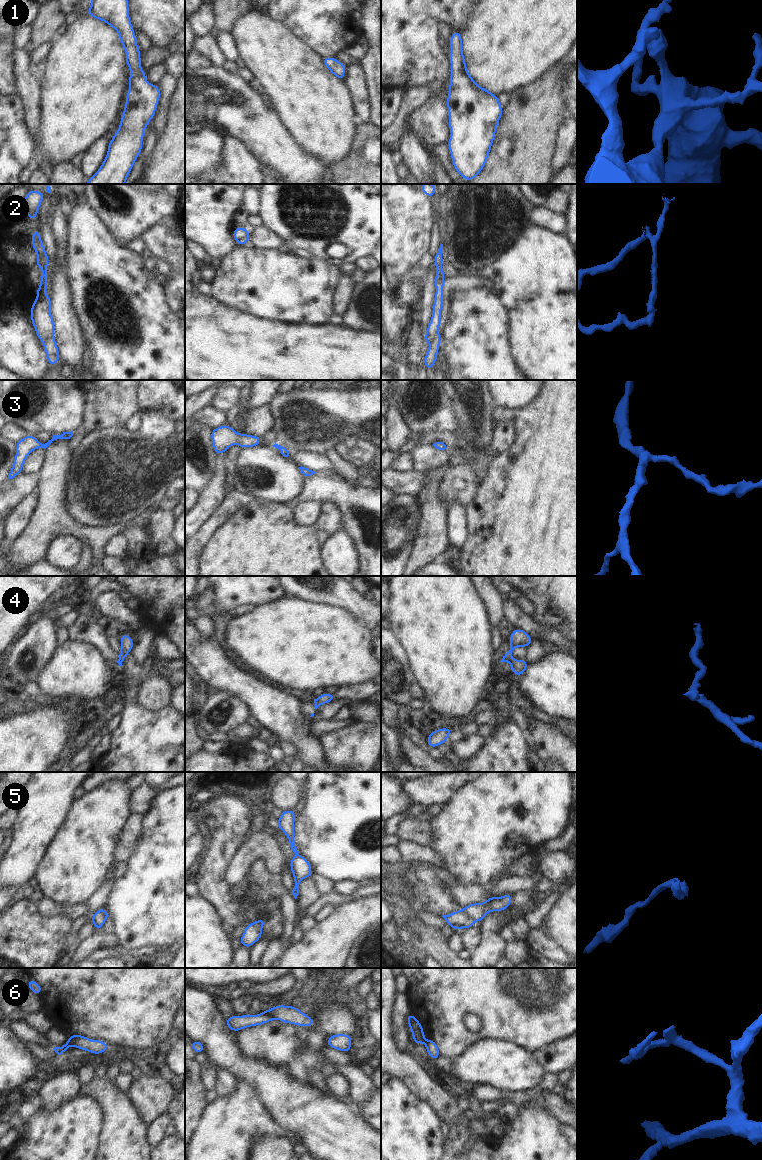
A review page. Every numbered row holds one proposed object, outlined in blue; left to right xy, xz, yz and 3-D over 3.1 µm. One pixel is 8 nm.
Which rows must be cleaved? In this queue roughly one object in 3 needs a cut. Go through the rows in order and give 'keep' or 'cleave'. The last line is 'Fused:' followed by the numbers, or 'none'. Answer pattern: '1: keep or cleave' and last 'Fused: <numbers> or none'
1: keep
2: cleave
3: keep
4: cleave
5: cleave
6: cleave
Fused: 2, 4, 5, 6

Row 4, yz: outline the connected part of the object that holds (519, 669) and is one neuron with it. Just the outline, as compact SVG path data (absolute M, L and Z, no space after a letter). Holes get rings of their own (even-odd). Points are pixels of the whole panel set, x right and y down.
M512 656L511 661L509 663L511 666L512 673L514 673L518 677L522 675L528 667L528 663L525 661L525 659L515 660Z

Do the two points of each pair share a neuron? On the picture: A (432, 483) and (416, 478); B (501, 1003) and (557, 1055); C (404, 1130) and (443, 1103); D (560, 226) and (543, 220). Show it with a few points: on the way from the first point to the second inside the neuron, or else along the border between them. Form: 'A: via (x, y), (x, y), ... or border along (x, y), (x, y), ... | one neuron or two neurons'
A: border along (425, 474), (426, 483), (416, 495) | two neurons
B: border along (566, 1037), (556, 1040), (534, 1053) | two neurons
C: border along (416, 1094), (429, 1104), (438, 1118) | two neurons
D: via (556, 224), (547, 220) | one neuron

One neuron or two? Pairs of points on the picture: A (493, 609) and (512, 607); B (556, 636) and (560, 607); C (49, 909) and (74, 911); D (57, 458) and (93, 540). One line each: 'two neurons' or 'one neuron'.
A: two neurons
B: two neurons
C: one neuron
D: one neuron

